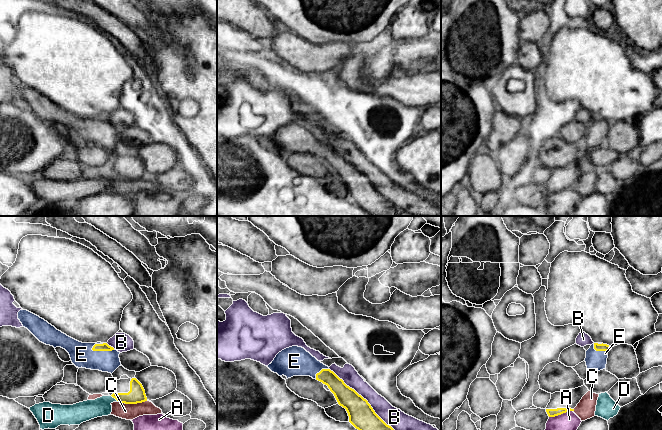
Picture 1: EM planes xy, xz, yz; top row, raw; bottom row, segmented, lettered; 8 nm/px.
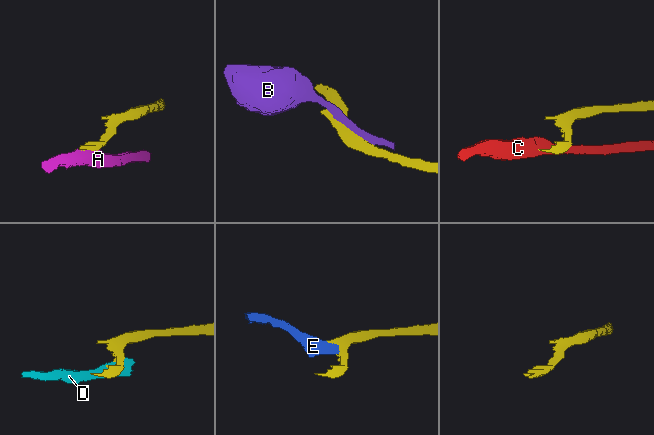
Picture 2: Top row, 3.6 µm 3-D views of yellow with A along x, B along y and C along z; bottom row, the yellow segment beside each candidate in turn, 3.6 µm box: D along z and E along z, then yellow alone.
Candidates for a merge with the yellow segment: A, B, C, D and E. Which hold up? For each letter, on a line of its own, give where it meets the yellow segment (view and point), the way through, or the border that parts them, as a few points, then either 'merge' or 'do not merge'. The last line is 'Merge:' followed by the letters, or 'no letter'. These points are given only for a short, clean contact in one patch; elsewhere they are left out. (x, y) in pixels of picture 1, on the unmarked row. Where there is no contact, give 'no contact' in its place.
A: meets yellow in yz at (560, 190); do not merge
B: meets yellow in xz at (367, 177); do not merge
C: meets yellow in xy at (132, 179); border along xy (146, 176), (140, 179), (118, 178); do not merge
D: meets yellow in xy at (115, 174); border along xy (111, 171), (118, 177); do not merge
E: meets yellow in xy at (103, 126); runs through xy (97, 123), (103, 126), (99, 130), (81, 130); merge
Merge: E

